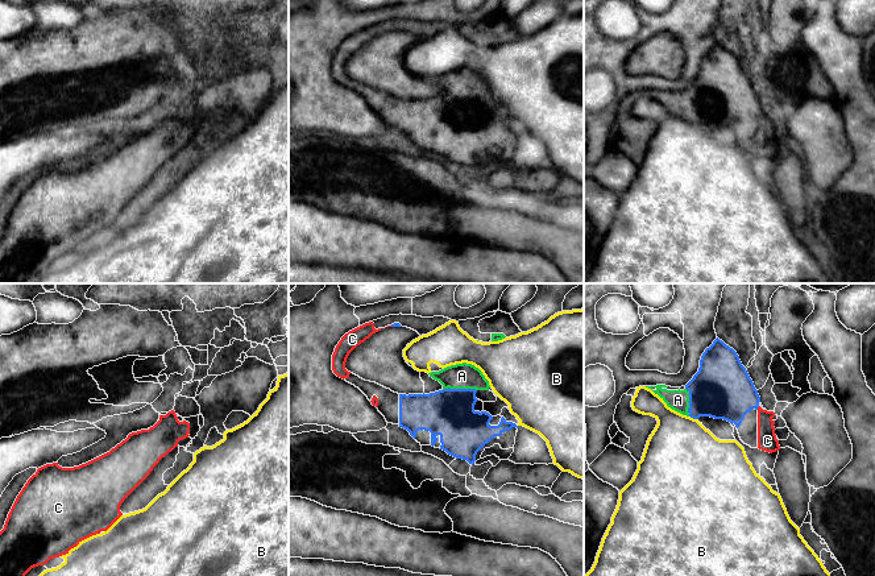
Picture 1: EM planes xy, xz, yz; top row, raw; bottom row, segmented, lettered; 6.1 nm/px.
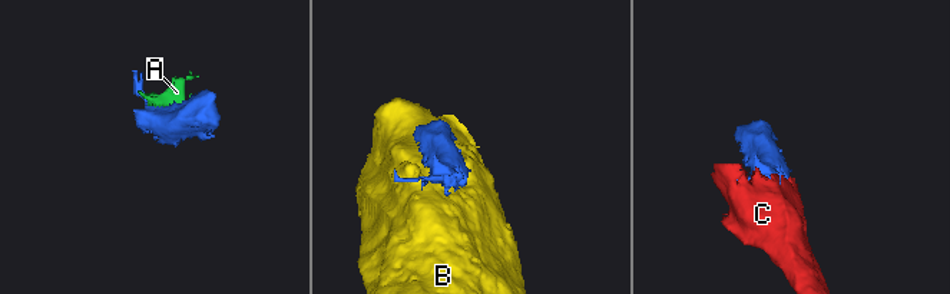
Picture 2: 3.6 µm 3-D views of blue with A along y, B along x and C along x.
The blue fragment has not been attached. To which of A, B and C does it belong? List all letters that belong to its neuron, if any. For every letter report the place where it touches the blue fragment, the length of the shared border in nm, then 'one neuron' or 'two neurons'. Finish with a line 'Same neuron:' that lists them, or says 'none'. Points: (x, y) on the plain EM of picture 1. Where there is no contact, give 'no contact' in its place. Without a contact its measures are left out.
A: contact xz (460, 94); length 200 nm; one neuron
B: contact yz (693, 123); length 60 nm; two neurons
C: contact yz (758, 111); length 30 nm; one neuron
Same neuron: A, C

